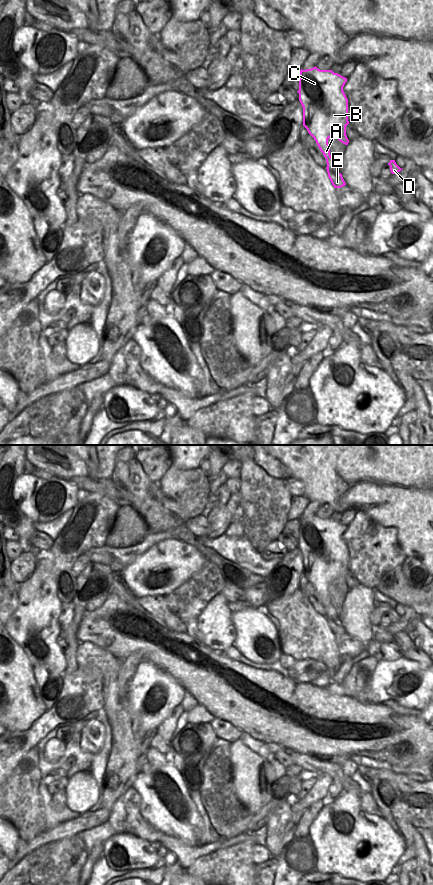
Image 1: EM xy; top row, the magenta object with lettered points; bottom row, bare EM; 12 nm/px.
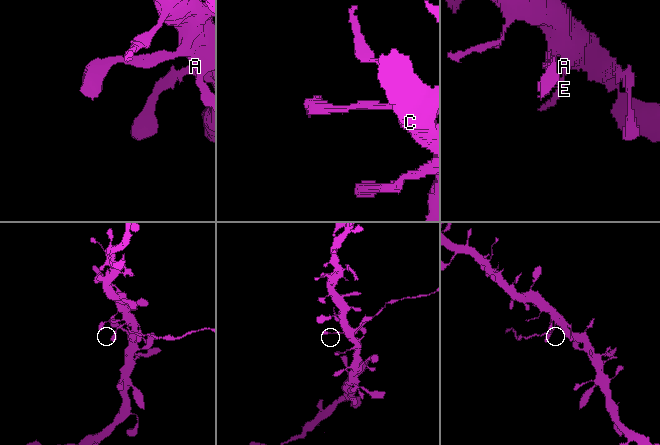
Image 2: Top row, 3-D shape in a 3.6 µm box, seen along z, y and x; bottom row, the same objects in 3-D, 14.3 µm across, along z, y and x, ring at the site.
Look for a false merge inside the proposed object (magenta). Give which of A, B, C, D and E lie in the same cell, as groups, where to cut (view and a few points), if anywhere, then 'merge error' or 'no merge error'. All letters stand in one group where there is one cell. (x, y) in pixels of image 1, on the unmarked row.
A B C D / E; cut in xy along (337, 616), (329, 616), (327, 618); merge error

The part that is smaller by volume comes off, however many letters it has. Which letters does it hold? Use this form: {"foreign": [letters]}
{"foreign": ["E"]}

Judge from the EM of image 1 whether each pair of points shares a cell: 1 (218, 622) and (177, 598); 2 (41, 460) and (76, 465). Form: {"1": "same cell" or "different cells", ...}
{"1": "different cells", "2": "same cell"}

